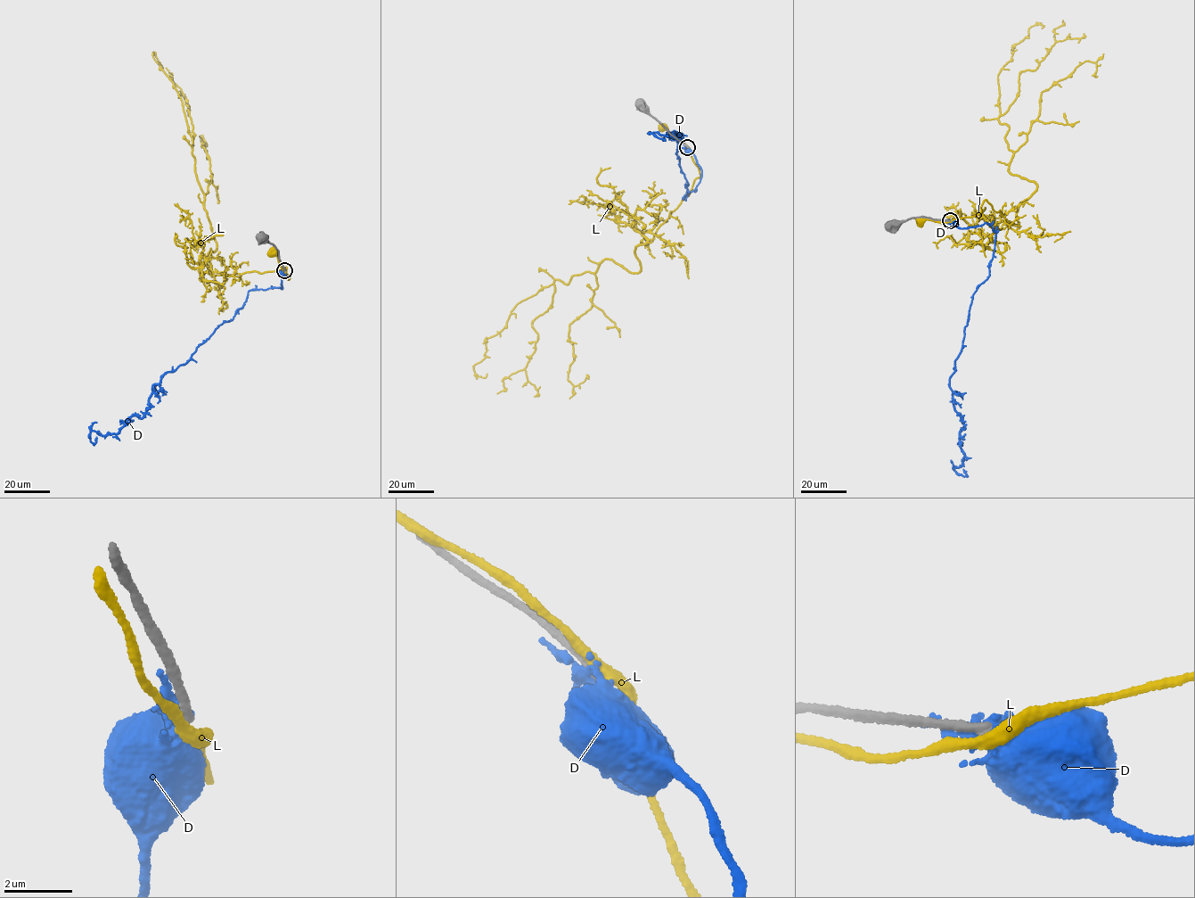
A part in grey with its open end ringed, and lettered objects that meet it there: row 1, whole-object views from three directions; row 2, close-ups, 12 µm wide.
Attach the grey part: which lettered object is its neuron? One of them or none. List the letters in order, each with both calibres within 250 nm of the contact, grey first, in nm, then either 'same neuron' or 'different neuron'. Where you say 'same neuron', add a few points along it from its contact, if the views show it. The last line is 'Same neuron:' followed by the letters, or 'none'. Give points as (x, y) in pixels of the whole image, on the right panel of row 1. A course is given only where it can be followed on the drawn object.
D: 320 nm thick on the grey side, 320 nm on the other; different neuron
L: 280 nm thick on the grey side, 360 nm on the other; different neuron
Same neuron: none

